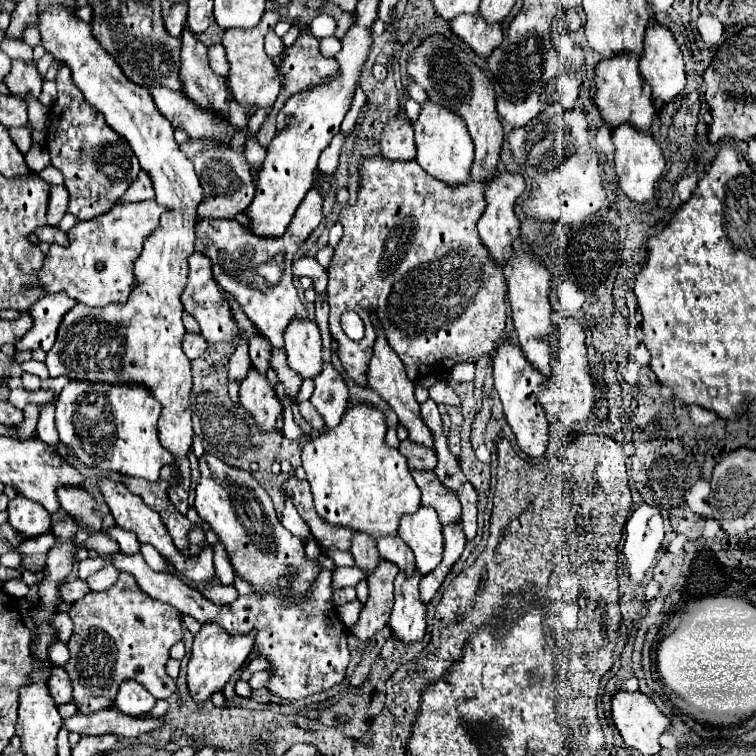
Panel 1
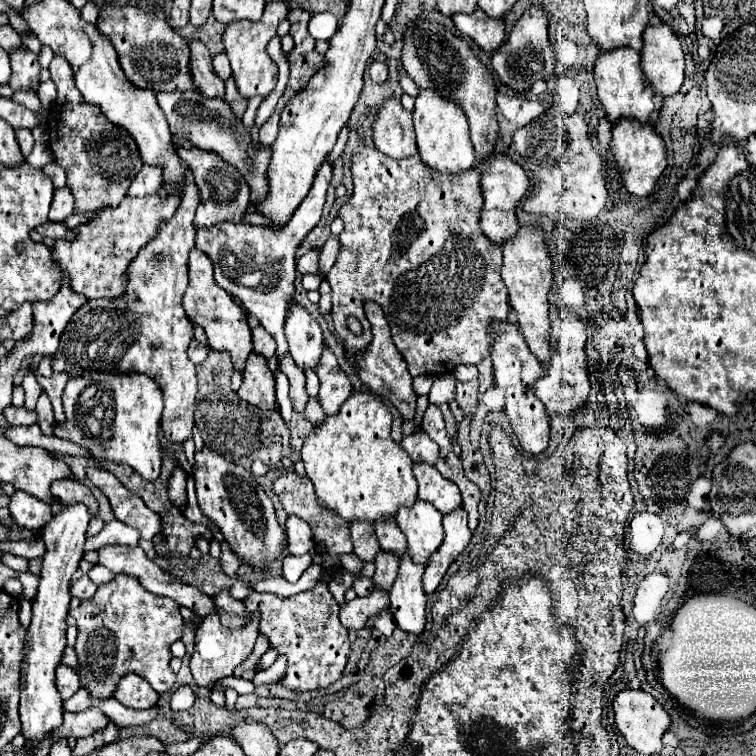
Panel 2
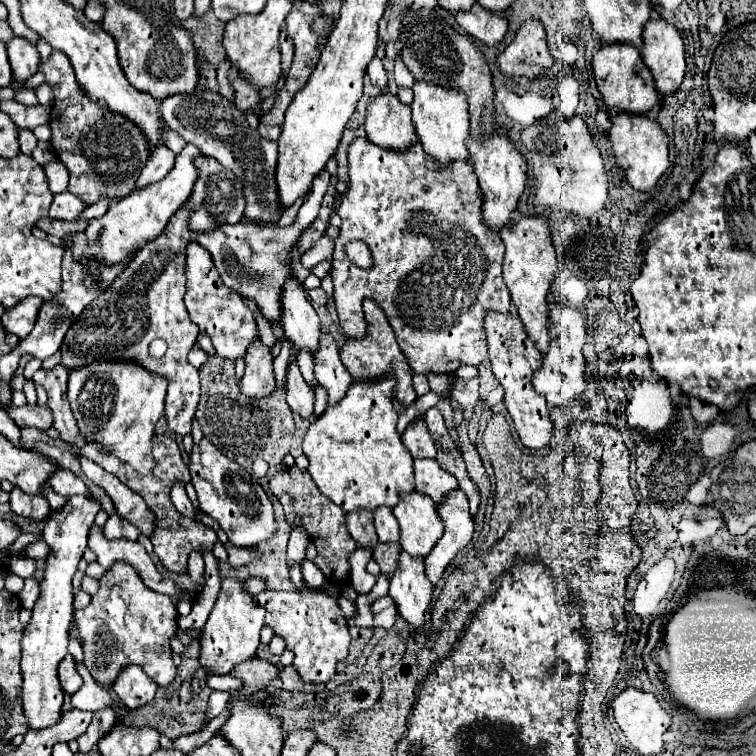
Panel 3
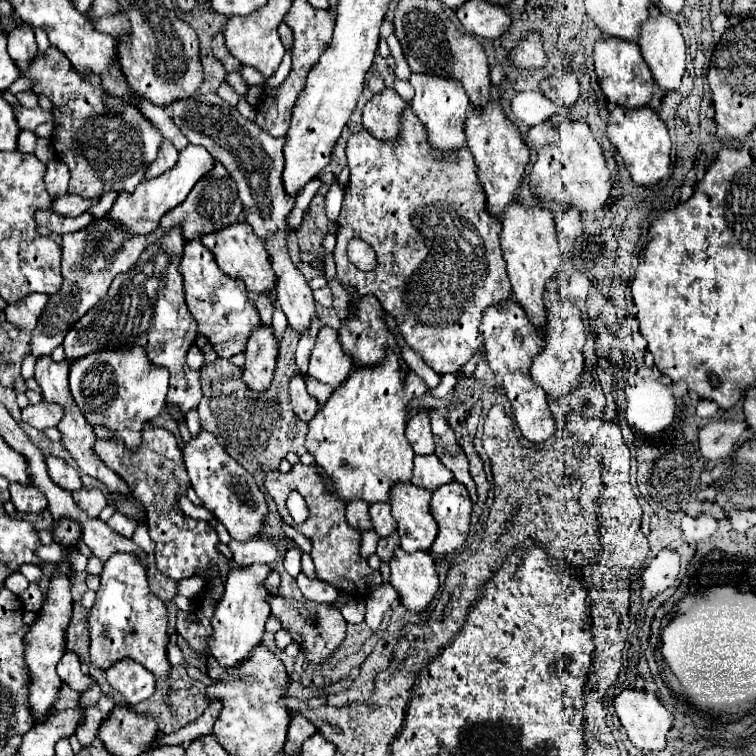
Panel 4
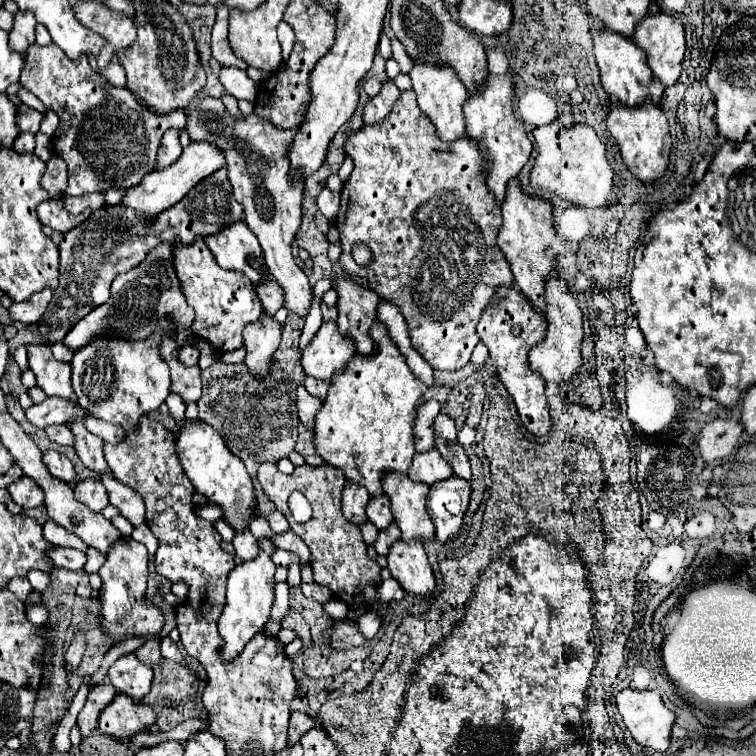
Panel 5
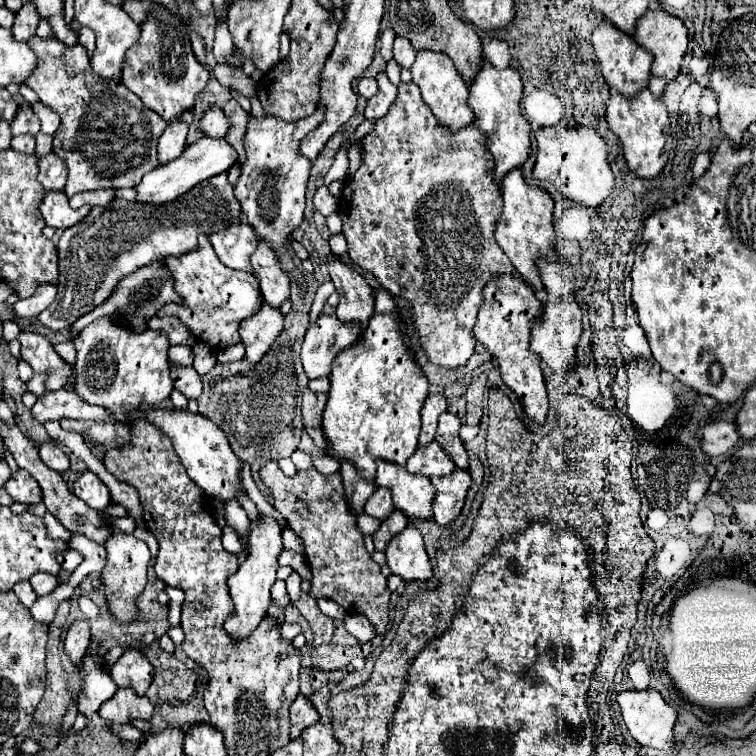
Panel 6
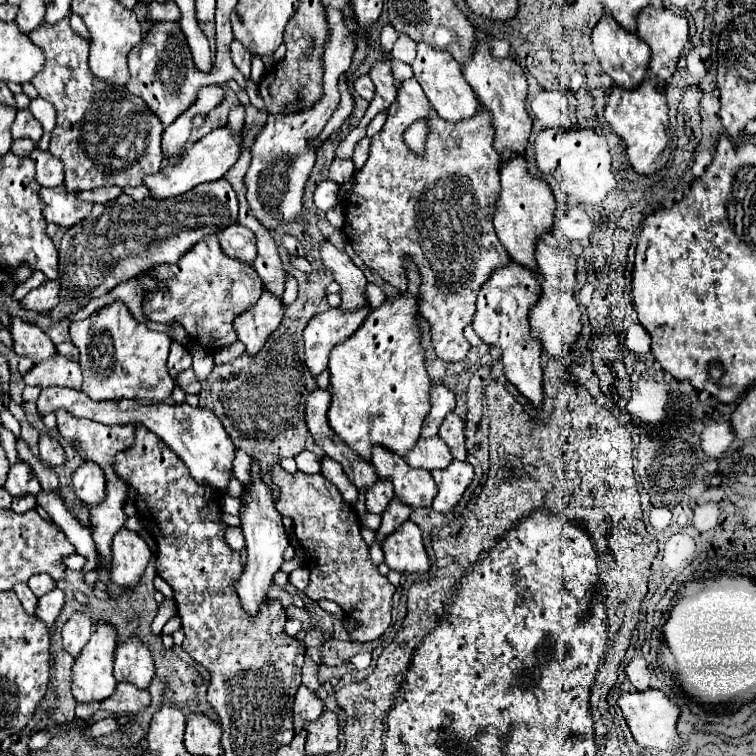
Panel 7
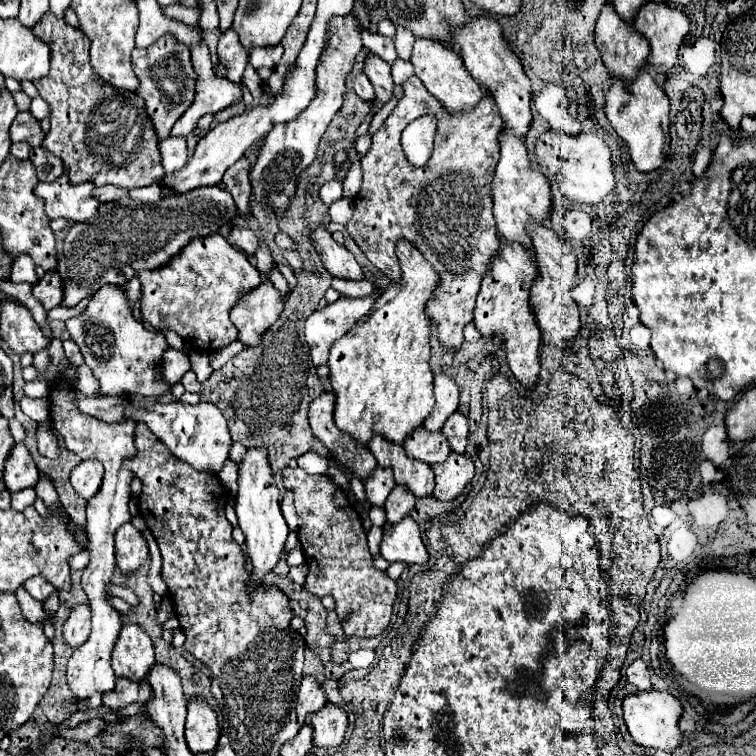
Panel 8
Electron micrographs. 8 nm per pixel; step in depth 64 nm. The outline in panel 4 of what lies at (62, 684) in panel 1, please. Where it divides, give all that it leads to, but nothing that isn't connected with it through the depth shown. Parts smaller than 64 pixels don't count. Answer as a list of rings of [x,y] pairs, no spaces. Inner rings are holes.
[[[66,652],[62,656],[62,660],[58,664],[58,676],[64,684],[68,684],[76,692],[84,692],[86,688],[90,688],[92,682],[96,682],[94,677],[88,677],[82,673],[80,658],[76,652]]]

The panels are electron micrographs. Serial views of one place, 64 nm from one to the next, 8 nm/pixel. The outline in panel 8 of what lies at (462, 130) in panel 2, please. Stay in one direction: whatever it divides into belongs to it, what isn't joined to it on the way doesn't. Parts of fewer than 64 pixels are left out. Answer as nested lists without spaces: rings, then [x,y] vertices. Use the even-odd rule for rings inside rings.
[[[418,38],[416,44],[414,44],[414,54],[412,54],[410,62],[412,62],[414,70],[416,70],[416,76],[426,86],[426,90],[442,104],[442,108],[448,114],[470,112],[480,102],[480,98],[484,96],[482,88],[466,72],[462,58],[454,50],[448,50],[446,46],[442,46],[440,42]]]

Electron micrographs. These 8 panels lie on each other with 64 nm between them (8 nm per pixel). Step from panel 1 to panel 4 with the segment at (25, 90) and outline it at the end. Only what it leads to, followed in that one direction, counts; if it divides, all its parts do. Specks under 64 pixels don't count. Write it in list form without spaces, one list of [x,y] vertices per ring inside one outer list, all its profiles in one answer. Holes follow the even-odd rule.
[[[22,24],[20,28],[10,30],[10,34],[8,34],[8,54],[12,56],[12,60],[16,60],[16,66],[24,74],[24,68],[28,68],[28,60],[32,60],[32,56],[38,54],[34,32],[28,24]]]

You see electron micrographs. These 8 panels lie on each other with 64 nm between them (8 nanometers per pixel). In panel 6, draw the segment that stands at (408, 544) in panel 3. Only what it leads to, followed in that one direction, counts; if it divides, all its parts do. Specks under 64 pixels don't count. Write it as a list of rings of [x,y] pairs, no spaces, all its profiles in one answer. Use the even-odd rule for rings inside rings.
[[[380,460],[376,484],[392,492],[394,508],[408,516],[408,524],[412,524],[412,520],[432,520],[432,484],[428,478],[414,476],[398,464]]]

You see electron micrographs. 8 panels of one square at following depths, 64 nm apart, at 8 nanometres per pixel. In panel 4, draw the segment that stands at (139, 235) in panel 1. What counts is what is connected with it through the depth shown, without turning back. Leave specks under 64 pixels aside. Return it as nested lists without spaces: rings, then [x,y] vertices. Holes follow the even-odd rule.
[[[188,144],[184,150],[180,150],[180,156],[178,156],[178,162],[176,162],[174,168],[170,168],[168,172],[164,172],[158,178],[142,180],[132,194],[128,194],[128,192],[118,194],[118,198],[116,198],[114,206],[110,208],[110,212],[106,214],[106,218],[110,218],[110,222],[118,224],[120,230],[124,230],[132,236],[154,232],[160,224],[160,218],[166,212],[170,212],[172,208],[176,208],[180,202],[184,202],[188,192],[194,188],[194,184],[204,174],[208,174],[212,170],[212,166],[214,166],[214,158],[208,152],[204,152],[202,146]]]

